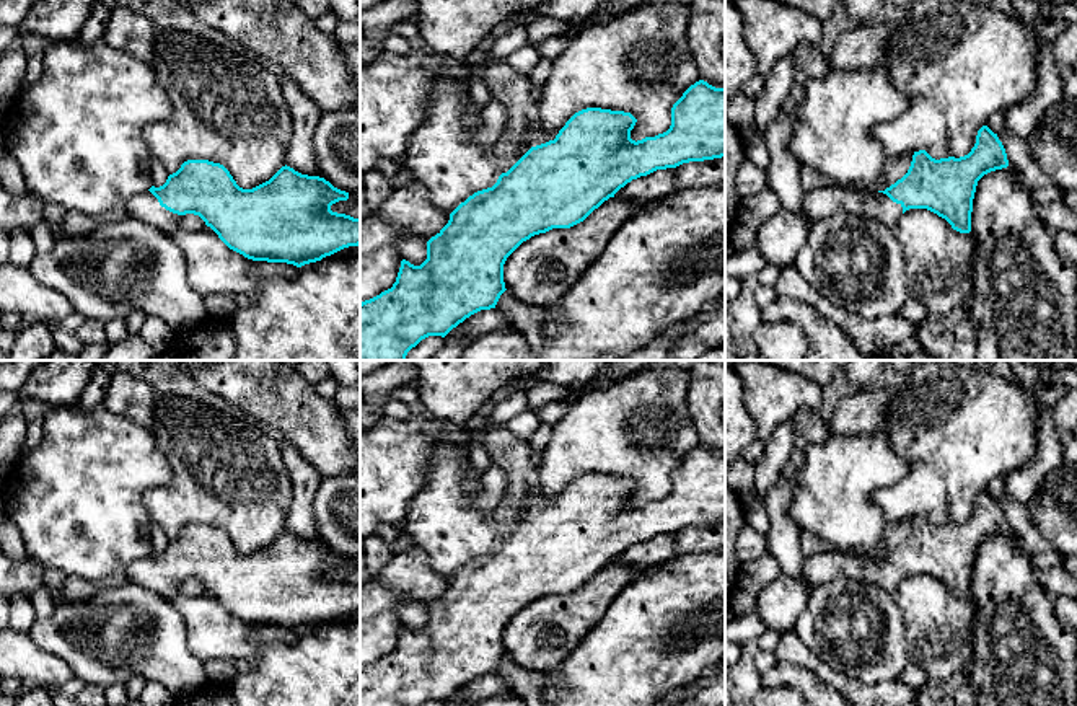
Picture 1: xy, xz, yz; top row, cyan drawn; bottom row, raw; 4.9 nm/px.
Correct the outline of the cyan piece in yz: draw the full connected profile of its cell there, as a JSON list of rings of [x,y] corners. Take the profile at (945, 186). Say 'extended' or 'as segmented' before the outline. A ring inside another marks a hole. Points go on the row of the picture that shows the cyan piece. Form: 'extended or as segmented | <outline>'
extended | [[[982,126],[974,147],[965,157],[935,160],[919,150],[914,152],[908,173],[885,191],[831,186],[805,192],[803,209],[816,222],[837,214],[855,214],[888,227],[895,227],[909,209],[927,209],[945,218],[953,230],[969,233],[978,181],[1007,166],[1002,142]]]

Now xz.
extended | [[[477,46],[464,62],[469,68],[481,70],[492,96],[508,109],[505,129],[494,145],[500,163],[499,179],[492,188],[469,196],[450,214],[448,223],[427,241],[427,259],[420,266],[402,259],[393,287],[360,303],[360,360],[406,360],[407,352],[422,339],[445,338],[471,315],[495,308],[500,295],[507,290],[503,264],[523,241],[552,228],[570,228],[583,222],[632,179],[689,161],[725,157],[725,88],[715,88],[704,80],[691,85],[673,104],[671,126],[666,132],[635,142],[631,139],[631,130],[637,119],[631,113],[601,108],[582,109],[557,134],[546,134],[538,103],[530,96],[528,77],[515,72],[507,59],[490,59],[487,51],[481,51]]]

